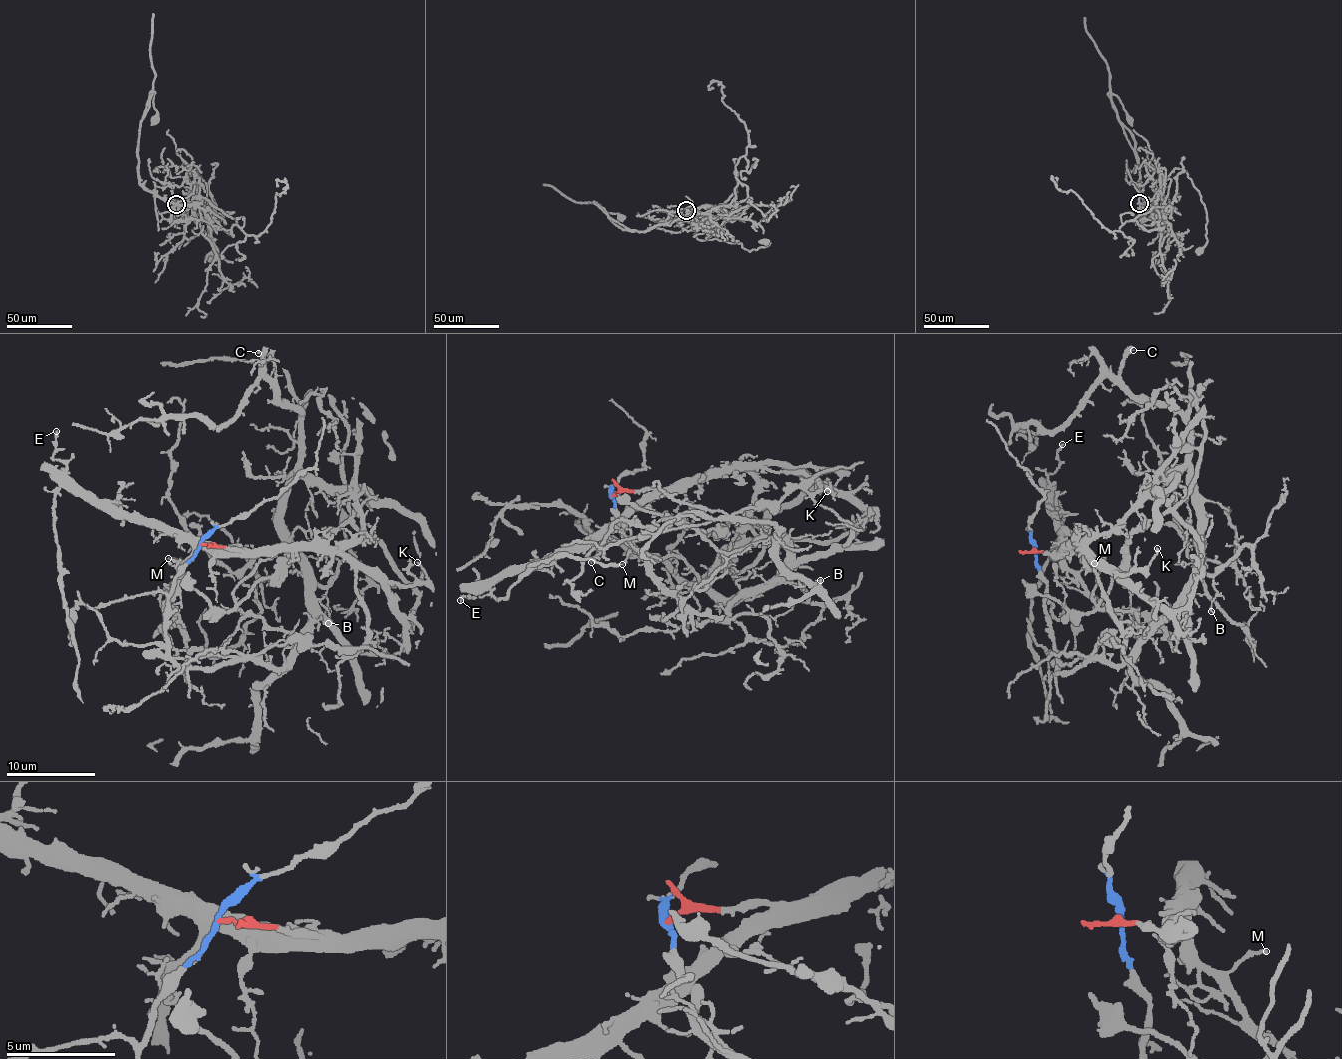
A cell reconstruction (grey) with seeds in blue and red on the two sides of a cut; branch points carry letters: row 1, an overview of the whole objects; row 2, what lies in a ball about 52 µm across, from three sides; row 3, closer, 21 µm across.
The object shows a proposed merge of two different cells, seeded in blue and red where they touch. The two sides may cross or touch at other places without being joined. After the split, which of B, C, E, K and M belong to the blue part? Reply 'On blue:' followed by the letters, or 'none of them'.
On blue: B, C

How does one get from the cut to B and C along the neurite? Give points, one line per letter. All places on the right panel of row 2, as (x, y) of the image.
B: (1034, 550), (1060, 663), (1120, 663), (1203, 575), (1213, 578), (1211, 612)
C: (1034, 550), (1060, 663), (1120, 663), (1194, 573), (1199, 514), (1189, 425), (1120, 382), (1120, 364), (1133, 349)

